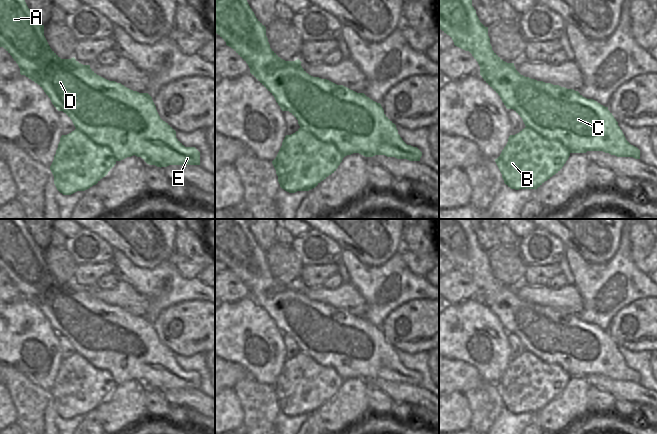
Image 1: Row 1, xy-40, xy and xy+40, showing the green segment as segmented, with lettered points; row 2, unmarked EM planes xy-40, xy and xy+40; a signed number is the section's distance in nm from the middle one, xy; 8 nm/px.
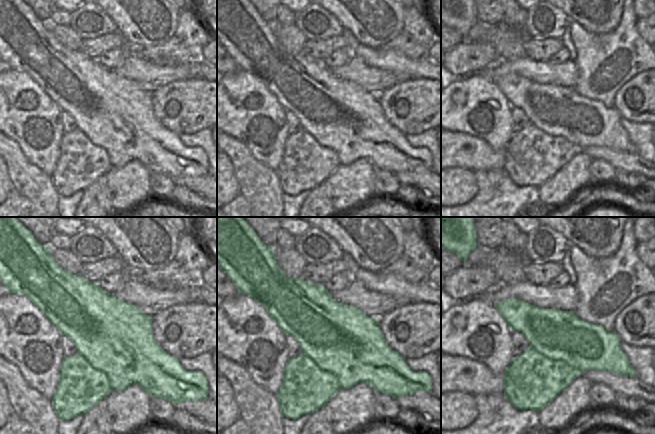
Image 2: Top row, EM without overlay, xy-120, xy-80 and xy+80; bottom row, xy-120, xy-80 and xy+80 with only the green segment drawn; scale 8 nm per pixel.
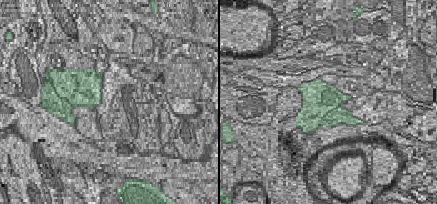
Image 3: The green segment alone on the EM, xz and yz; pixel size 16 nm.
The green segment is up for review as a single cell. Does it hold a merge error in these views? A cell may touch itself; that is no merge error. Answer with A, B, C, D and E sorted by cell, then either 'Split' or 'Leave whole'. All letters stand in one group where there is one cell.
Groups: A C D E / B. Split.

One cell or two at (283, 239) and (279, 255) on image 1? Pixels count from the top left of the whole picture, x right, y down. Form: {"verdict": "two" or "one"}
{"verdict": "two"}

